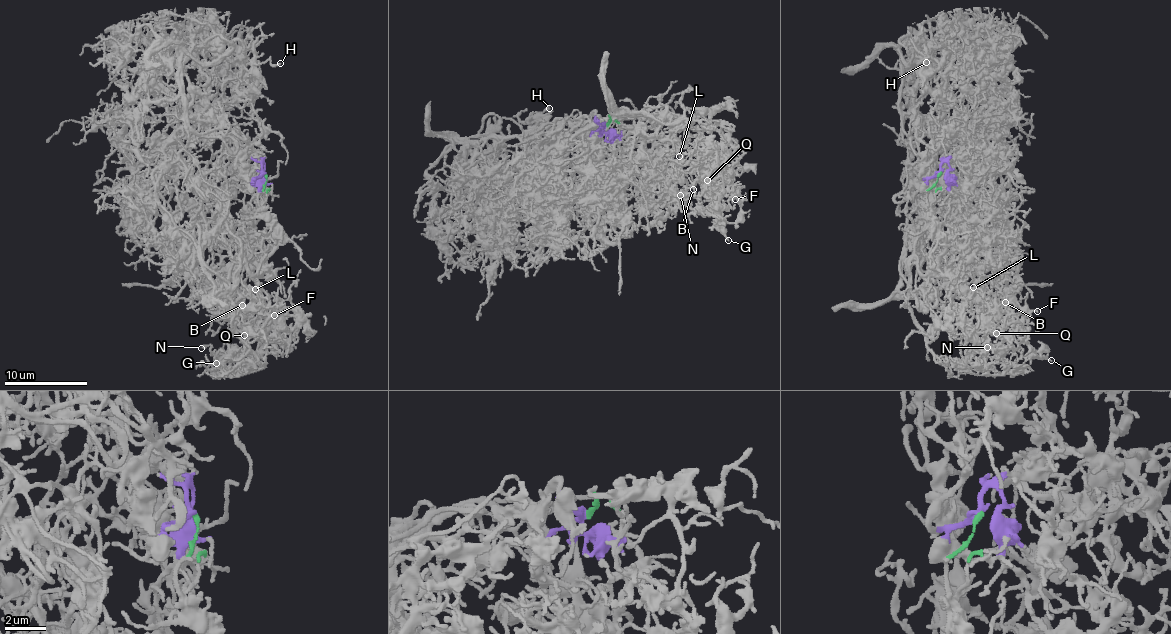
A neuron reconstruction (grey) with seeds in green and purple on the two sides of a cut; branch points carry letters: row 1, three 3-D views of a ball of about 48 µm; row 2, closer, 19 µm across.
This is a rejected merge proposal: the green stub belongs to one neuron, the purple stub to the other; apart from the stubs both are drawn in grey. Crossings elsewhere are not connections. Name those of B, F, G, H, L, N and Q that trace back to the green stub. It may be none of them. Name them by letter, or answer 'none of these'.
B, F, G, L, N, Q

